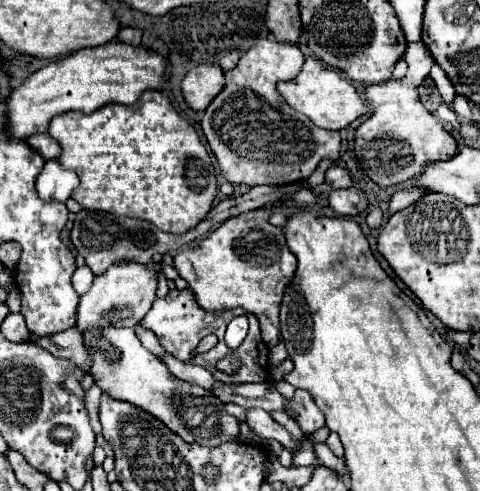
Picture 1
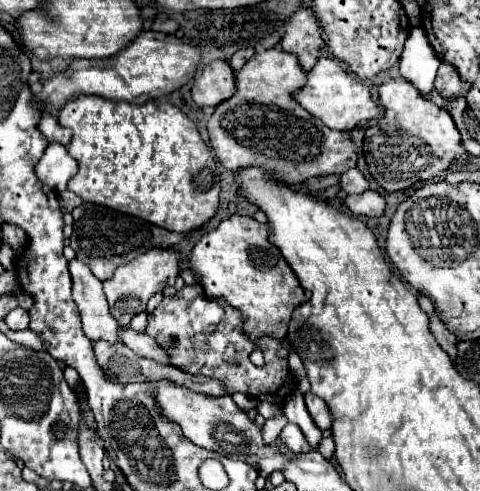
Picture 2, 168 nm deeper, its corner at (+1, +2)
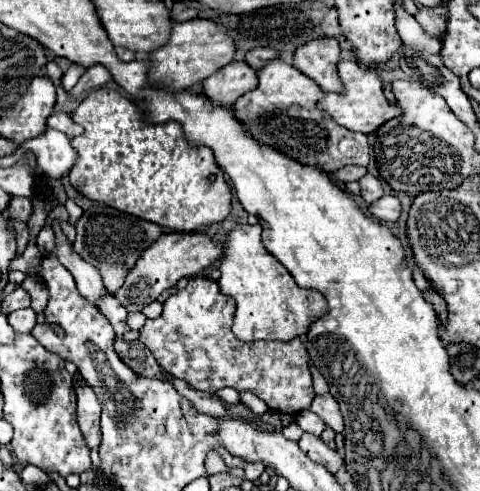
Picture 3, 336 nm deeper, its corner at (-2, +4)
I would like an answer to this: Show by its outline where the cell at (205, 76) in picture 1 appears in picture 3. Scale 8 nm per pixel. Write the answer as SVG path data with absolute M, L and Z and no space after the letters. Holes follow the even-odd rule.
M231 61L203 81L203 93L207 99L223 107L231 107L253 87L257 87L257 75L245 61Z

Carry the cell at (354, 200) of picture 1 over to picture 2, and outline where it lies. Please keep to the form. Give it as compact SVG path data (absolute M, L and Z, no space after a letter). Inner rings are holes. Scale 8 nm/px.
M366 191L360 195L348 195L346 205L354 215L366 215L366 217L382 217L386 209L386 201L376 191Z

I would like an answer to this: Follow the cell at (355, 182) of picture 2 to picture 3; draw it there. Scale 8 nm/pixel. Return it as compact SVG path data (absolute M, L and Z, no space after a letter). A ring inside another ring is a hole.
M369 173L359 179L359 185L361 185L361 197L365 199L365 203L373 203L375 199L379 199L381 193L385 193L381 187L381 181Z

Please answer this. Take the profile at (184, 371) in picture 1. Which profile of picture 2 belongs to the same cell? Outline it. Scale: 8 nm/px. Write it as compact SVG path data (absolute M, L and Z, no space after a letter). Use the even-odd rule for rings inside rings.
M120 325L120 341L124 345L128 345L140 357L148 357L148 359L154 359L164 365L170 363L170 357L166 355L166 351L160 349L152 337L148 337L146 333L134 333L130 329L130 325Z

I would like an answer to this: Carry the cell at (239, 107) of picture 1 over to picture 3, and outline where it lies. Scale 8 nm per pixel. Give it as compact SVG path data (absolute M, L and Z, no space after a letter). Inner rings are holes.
M281 59L267 61L257 71L257 79L259 85L233 105L235 119L255 141L273 147L301 165L317 167L325 173L333 173L345 165L365 167L369 163L367 135L349 131L337 125L327 113L319 111L317 99L321 99L323 91L313 79Z

